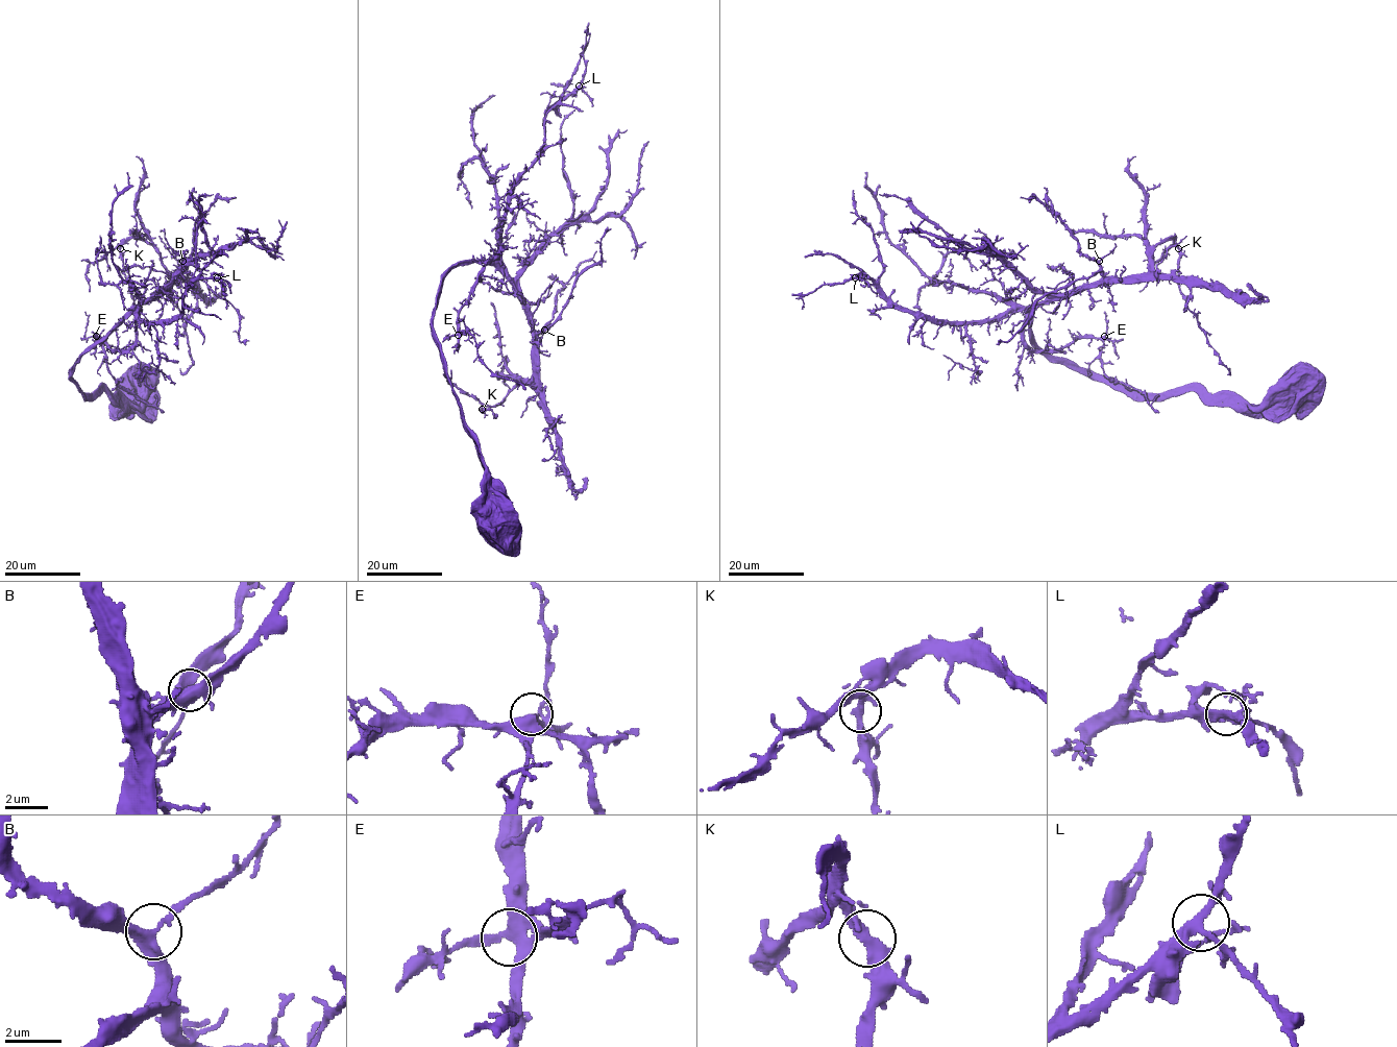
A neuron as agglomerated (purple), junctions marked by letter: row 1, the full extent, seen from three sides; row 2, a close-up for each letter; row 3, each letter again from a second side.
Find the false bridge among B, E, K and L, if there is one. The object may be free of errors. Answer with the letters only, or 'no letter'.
no letter

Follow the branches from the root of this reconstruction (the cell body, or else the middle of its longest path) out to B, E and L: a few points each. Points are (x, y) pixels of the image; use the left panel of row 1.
B: (139, 385), (138, 400), (118, 405), (105, 391), (84, 394), (71, 375), (79, 357), (168, 285), (182, 261)
E: (139, 385), (133, 405), (76, 386), (79, 357), (136, 314), (127, 350), (96, 336)
L: (139, 385), (138, 400), (118, 405), (71, 375), (131, 311), (171, 321), (194, 281), (217, 277)

